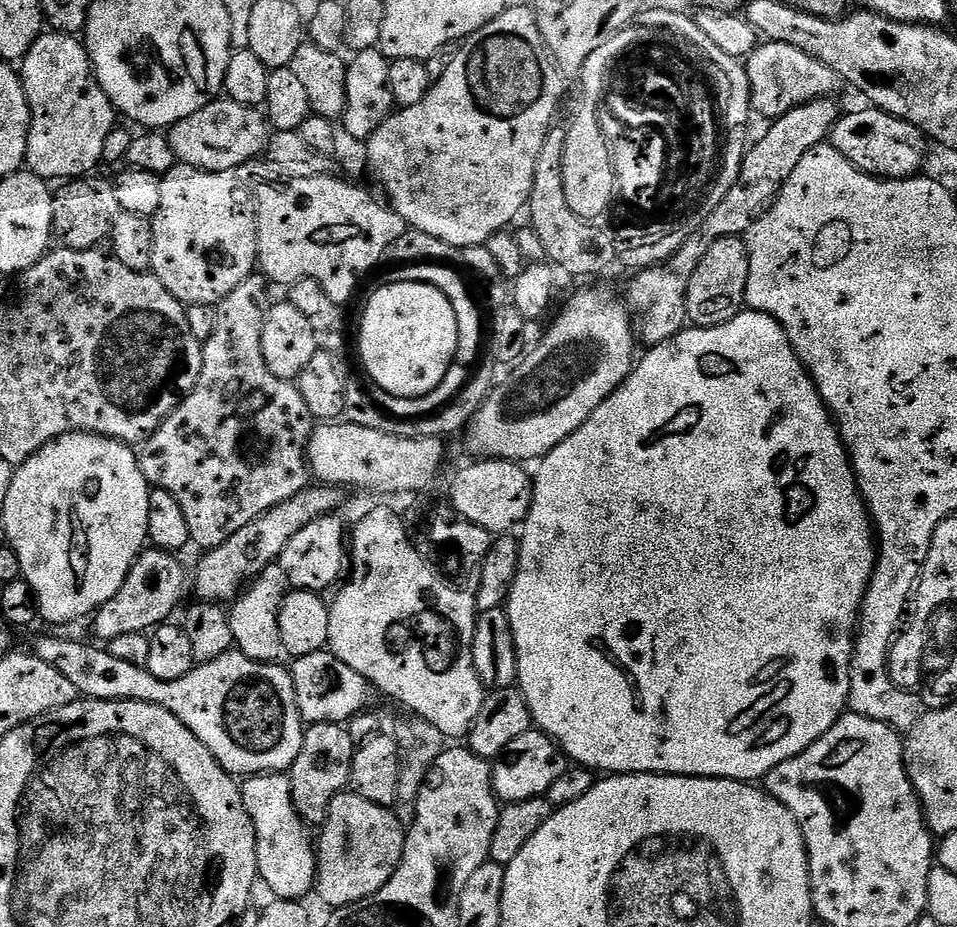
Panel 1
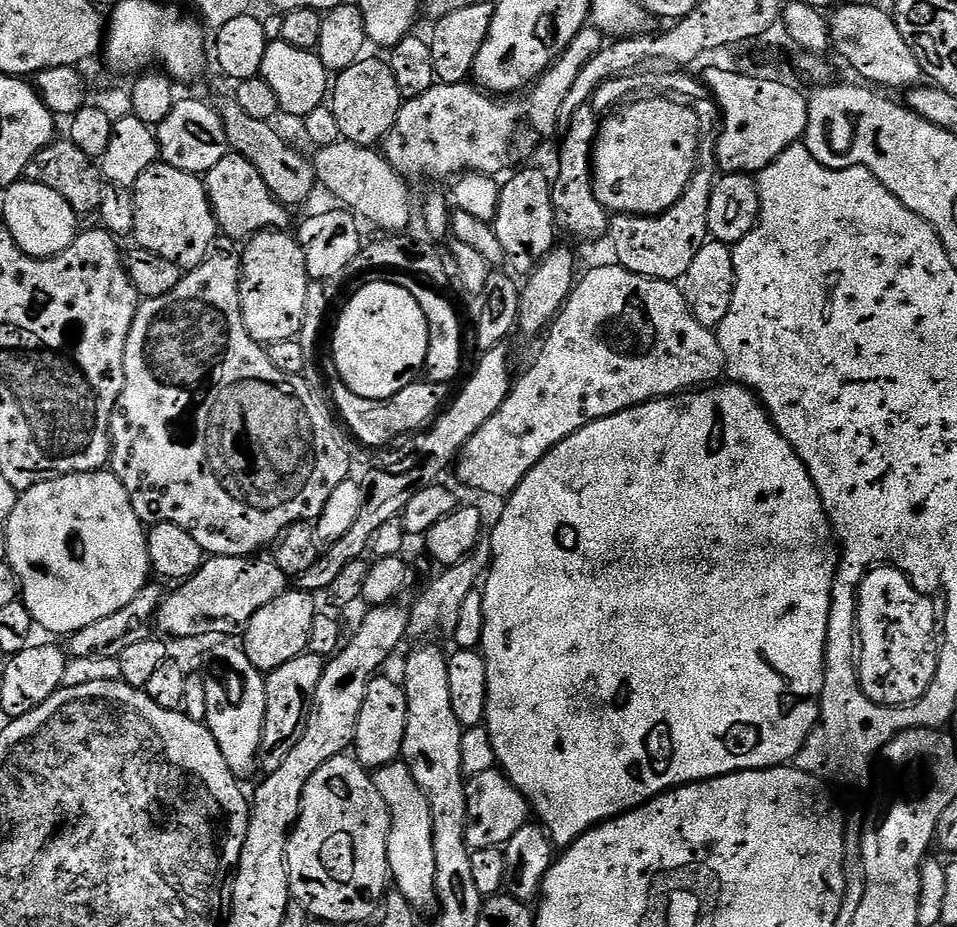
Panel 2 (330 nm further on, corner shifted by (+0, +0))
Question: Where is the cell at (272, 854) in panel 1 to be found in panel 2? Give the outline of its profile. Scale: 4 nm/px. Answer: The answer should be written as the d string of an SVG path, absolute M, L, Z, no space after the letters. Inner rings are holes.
M240 646L218 648L211 666L212 673L204 676L206 723L214 742L218 742L218 750L222 750L222 758L226 758L226 766L230 766L237 778L244 778L258 768L262 726L266 718L266 676L252 665Z

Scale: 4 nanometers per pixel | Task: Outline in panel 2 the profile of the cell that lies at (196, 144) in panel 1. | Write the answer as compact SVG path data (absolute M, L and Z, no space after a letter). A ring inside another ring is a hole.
M341 139L339 144L331 144L325 148L316 148L315 155L311 157L312 169L316 172L316 178L321 189L325 188L336 200L341 200L343 207L347 211L355 214L361 221L369 220L372 224L377 224L380 228L385 228L385 233L400 234L414 216L414 204L412 208L412 196L408 193L409 185L404 177L398 175L391 168L388 161L375 147L364 147L352 144L350 141Z

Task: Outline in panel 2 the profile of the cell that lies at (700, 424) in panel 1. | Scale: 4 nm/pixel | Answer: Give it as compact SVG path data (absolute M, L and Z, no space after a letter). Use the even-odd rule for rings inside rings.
M720 382L720 383L717 383L717 384L716 384L716 385L715 385L715 386L705 386L705 387L703 387L703 388L701 388L701 389L699 389L699 390L689 390L689 391L687 391L687 392L681 392L681 393L679 393L679 394L677 394L677 395L675 395L675 396L662 396L662 397L659 397L659 398L657 398L657 399L654 399L654 400L648 400L648 401L646 401L646 402L645 402L645 404L639 404L639 405L638 405L638 406L634 406L634 407L633 407L633 408L627 408L627 409L626 409L626 410L622 410L622 411L621 411L621 412L619 412L619 413L618 413L618 414L614 414L614 415L613 415L613 416L607 416L607 417L606 417L606 418L602 418L602 419L601 419L601 420L595 420L595 421L594 421L594 422L590 422L590 423L589 423L589 424L587 424L587 426L585 426L585 428L583 428L583 429L582 429L582 430L578 430L578 431L577 431L577 432L575 432L575 433L574 433L574 434L570 434L570 438L566 438L566 439L565 439L565 440L563 440L563 442L561 442L561 443L560 443L560 445L558 445L558 446L557 446L557 448L555 448L555 449L554 449L554 450L550 450L550 451L549 451L549 452L547 452L547 453L546 453L546 455L545 455L545 456L544 456L544 457L543 457L543 458L542 458L542 462L538 462L538 466L534 466L534 470L530 470L530 474L526 474L526 478L525 478L525 479L524 479L524 481L522 481L522 482L521 482L521 483L520 483L520 484L519 484L519 485L518 485L518 487L516 487L516 488L515 488L515 489L514 489L514 491L513 491L513 492L512 492L512 495L511 495L511 496L509 496L509 497L507 497L507 500L506 500L506 503L505 503L505 504L508 504L508 505L506 505L506 506L505 506L505 508L504 508L504 513L502 513L502 514L501 514L501 516L500 516L500 521L498 521L498 522L497 522L497 524L496 524L496 529L494 529L494 530L493 530L493 532L492 532L492 533L490 533L490 539L491 539L491 542L492 542L492 563L491 563L491 565L490 565L490 567L489 567L489 568L488 568L488 569L487 569L487 572L486 572L486 579L485 579L485 580L484 580L484 581L483 581L483 584L482 584L482 591L483 591L483 594L484 594L484 629L483 629L483 630L482 630L482 642L481 642L481 643L480 643L480 648L481 648L481 649L482 649L482 655L483 655L483 658L484 658L484 661L485 661L485 662L486 662L486 694L487 694L487 695L488 695L488 697L487 697L487 698L486 698L486 714L485 714L485 715L484 715L484 724L485 724L485 725L486 725L486 727L487 727L487 730L488 730L488 733L489 733L489 734L490 734L490 738L491 738L491 739L492 739L492 745L493 745L493 746L494 746L494 754L495 754L495 755L496 755L496 763L497 763L497 765L499 765L499 767L500 767L500 768L501 768L501 769L502 769L502 771L503 771L503 773L504 773L504 775L505 775L505 776L508 776L508 777L509 777L509 778L510 778L510 782L511 782L511 783L512 783L512 784L513 784L513 786L515 786L515 788L517 788L517 790L519 790L519 792L521 792L521 793L522 793L522 794L523 794L523 796L525 796L525 797L526 797L526 799L528 799L528 802L529 802L529 805L530 805L530 808L531 808L531 811L532 811L532 812L533 812L533 813L535 813L535 815L536 815L536 812L537 812L537 814L538 814L538 815L540 815L540 816L537 816L537 817L538 817L538 820L539 820L539 823L541 823L541 824L543 824L543 825L544 825L544 827L545 827L545 829L546 829L546 831L547 831L547 833L548 833L548 835L549 835L549 836L551 836L551 838L552 838L552 843L553 843L553 845L555 845L555 847L556 847L556 848L557 848L557 849L560 849L560 850L563 850L563 849L565 849L565 848L567 848L567 847L568 847L568 845L569 845L569 844L572 844L572 843L573 843L573 842L575 842L575 840L577 840L577 839L578 839L578 838L579 838L579 836L581 836L581 835L582 835L582 834L586 834L586 833L587 833L587 832L588 832L588 831L589 831L589 830L590 830L590 829L592 829L592 828L594 828L594 827L596 827L596 825L597 825L597 824L605 824L605 823L606 823L606 822L607 822L607 820L612 820L612 819L614 819L614 817L616 817L616 816L621 816L621 814L622 814L622 813L623 813L623 812L632 812L632 811L633 811L633 810L635 810L635 808L641 808L641 806L642 806L642 805L643 805L643 804L645 804L645 802L647 802L647 801L648 801L648 800L652 800L652 799L654 799L654 797L656 797L656 796L658 796L658 795L660 795L660 793L662 793L662 792L666 792L666 791L668 791L668 789L670 789L670 788L678 788L678 787L680 787L680 785L681 785L681 784L695 784L695 783L696 783L696 781L697 781L697 780L709 780L709 779L710 779L710 778L714 778L714 777L715 777L715 776L725 776L725 775L726 775L726 774L730 774L730 773L731 773L731 772L753 772L753 771L754 771L754 770L755 770L755 768L778 768L778 767L781 767L781 766L784 766L784 765L787 765L787 764L788 764L788 763L789 763L789 762L792 762L792 761L795 761L795 759L796 759L796 756L797 756L797 754L799 754L799 752L800 752L800 751L801 751L801 750L802 750L802 746L803 746L803 745L804 745L804 743L805 743L805 742L806 742L806 738L807 738L807 737L808 737L808 735L809 735L809 734L811 734L811 733L812 733L812 731L813 731L813 730L814 730L814 729L815 729L815 728L816 728L816 723L817 723L817 722L818 722L818 721L820 721L820 695L821 695L821 694L822 694L822 686L823 686L823 685L824 685L824 651L825 651L825 650L826 650L826 626L827 626L827 625L828 625L828 623L829 623L829 622L830 622L830 602L831 602L831 601L832 601L832 587L833 587L833 586L834 586L834 578L835 578L835 577L836 577L836 565L837 565L837 563L838 563L838 541L837 541L837 539L836 539L836 537L835 537L835 535L834 535L834 533L833 533L833 530L832 530L832 523L830 523L830 522L829 522L829 520L828 520L828 514L827 514L827 512L825 512L825 511L824 511L824 503L823 503L823 502L822 502L822 498L821 498L821 497L820 497L820 495L819 495L819 494L818 494L818 490L817 490L817 489L816 489L816 487L815 487L815 486L814 486L814 482L813 482L813 481L812 481L812 479L811 479L811 478L810 478L810 474L809 474L809 473L808 473L808 467L807 467L807 466L805 466L805 464L804 464L804 463L803 463L803 462L802 462L802 458L801 458L801 457L800 457L800 456L799 456L799 455L798 455L798 453L797 453L797 452L796 452L796 451L795 451L795 450L794 450L794 446L790 446L790 442L786 442L786 438L782 438L782 434L781 434L781 433L780 433L780 431L778 431L778 429L776 429L776 428L775 428L775 427L774 427L774 425L772 425L772 420L771 420L771 419L770 419L770 418L769 418L769 417L768 417L768 411L767 411L767 410L766 410L766 409L765 409L765 408L764 408L764 406L763 406L763 404L761 404L761 402L760 402L760 399L758 399L758 397L756 397L756 394L755 394L755 393L754 393L754 392L751 392L751 391L750 391L750 390L749 390L749 389L748 389L748 388L746 388L746 387L744 387L744 385L742 385L742 384L737 384L737 383L735 383L735 382Z

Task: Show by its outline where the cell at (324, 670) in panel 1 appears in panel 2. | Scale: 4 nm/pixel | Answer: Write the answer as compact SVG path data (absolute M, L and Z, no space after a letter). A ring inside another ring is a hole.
M305 654L286 662L286 666L278 666L267 673L266 686L266 718L262 726L262 742L258 764L265 773L278 770L282 762L286 762L286 754L294 750L294 745L302 734L306 734L306 722L310 718L310 710L314 702L314 690L318 690L318 682L322 682L325 657Z

